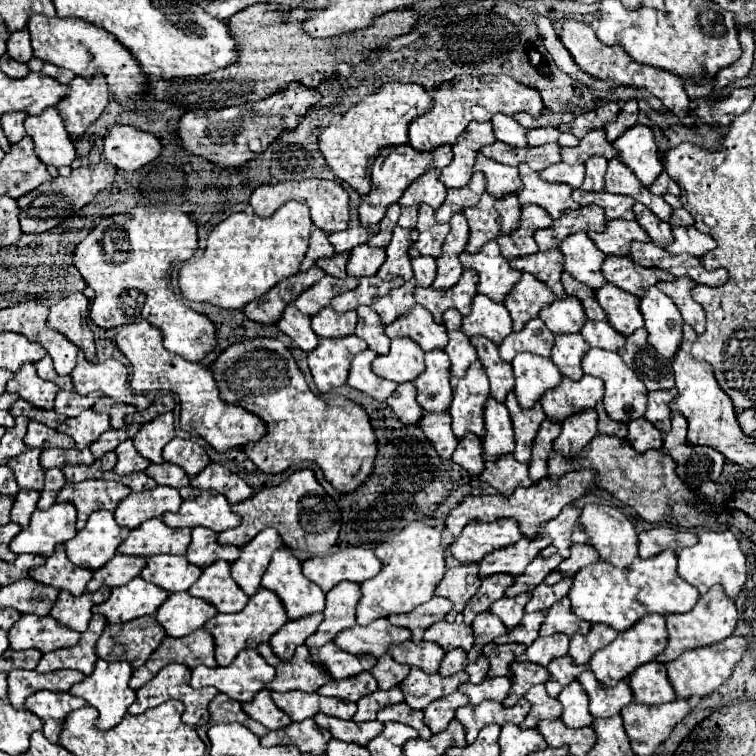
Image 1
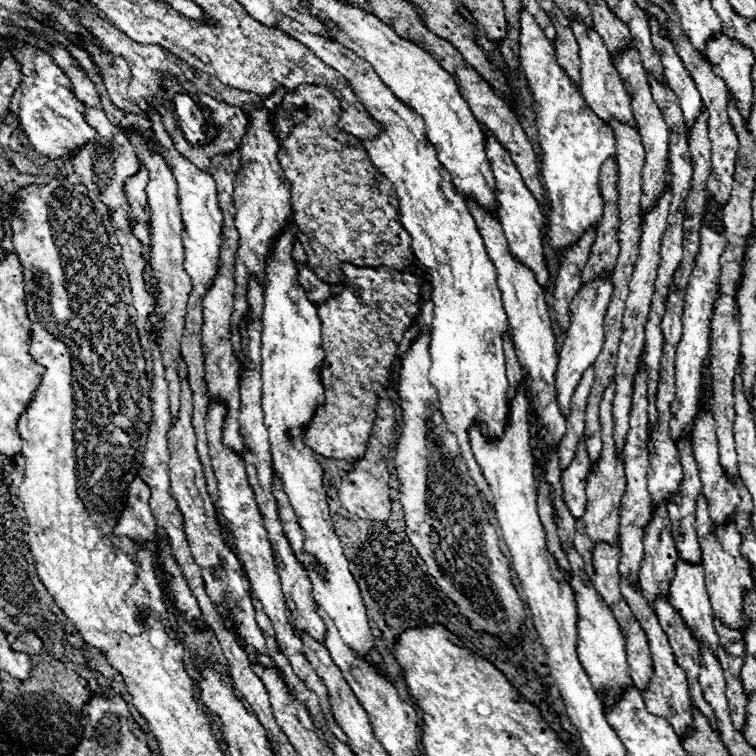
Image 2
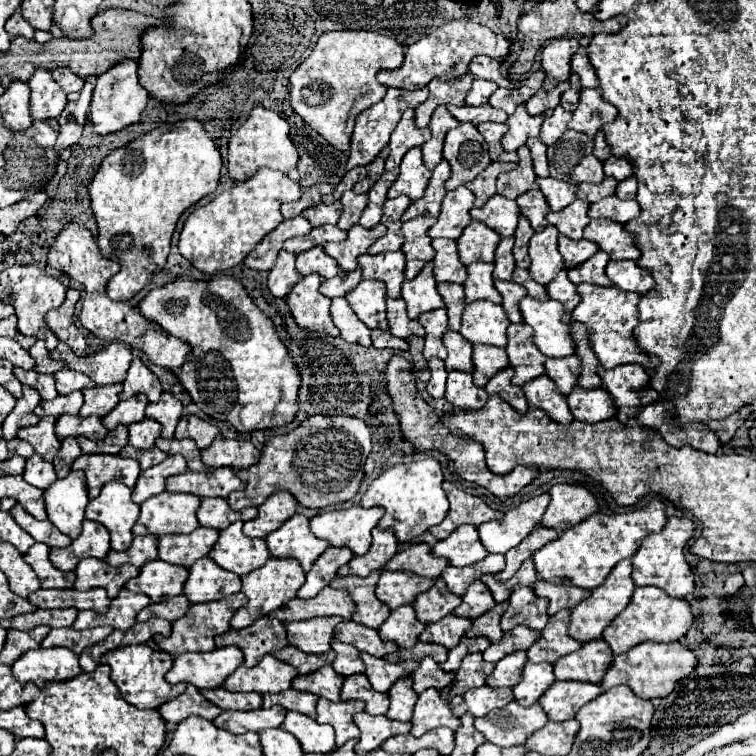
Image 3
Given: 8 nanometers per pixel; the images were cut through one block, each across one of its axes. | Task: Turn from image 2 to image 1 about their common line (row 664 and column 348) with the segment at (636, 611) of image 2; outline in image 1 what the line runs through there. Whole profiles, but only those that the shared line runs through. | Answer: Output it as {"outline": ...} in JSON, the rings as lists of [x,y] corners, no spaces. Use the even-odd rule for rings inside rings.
{"outline":[[[328,642],[318,650],[310,650],[310,654],[312,654],[312,660],[316,664],[322,664],[330,672],[330,676],[336,680],[356,676],[364,670],[370,670],[376,664],[376,658],[348,654],[340,650],[334,642]]]}

